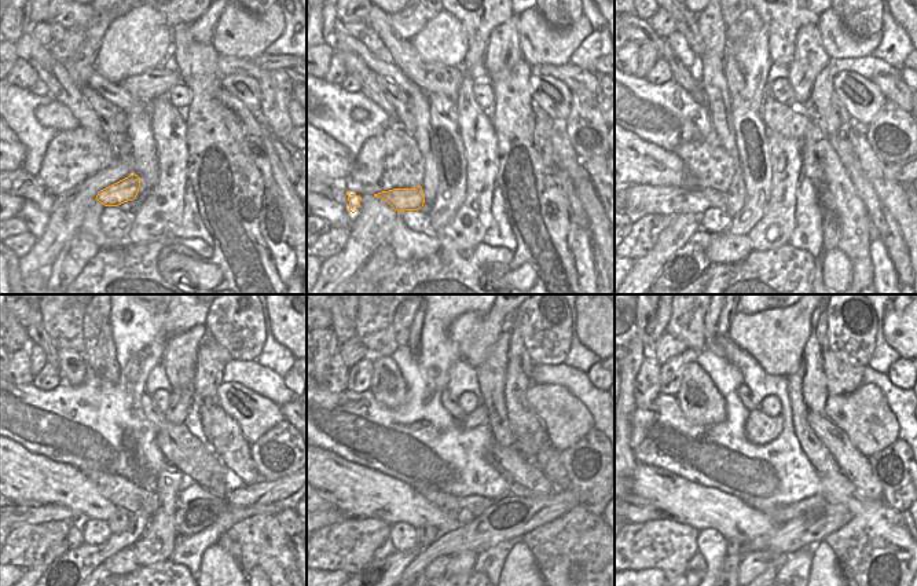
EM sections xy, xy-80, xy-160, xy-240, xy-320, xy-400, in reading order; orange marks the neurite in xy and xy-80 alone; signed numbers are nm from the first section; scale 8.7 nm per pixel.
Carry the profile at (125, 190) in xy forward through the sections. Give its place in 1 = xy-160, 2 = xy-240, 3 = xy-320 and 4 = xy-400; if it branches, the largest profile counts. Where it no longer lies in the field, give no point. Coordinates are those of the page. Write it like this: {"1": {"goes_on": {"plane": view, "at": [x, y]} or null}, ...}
{"1": {"goes_on": {"plane": "xy-160", "at": [642, 200]}}, "2": {"goes_on": {"plane": "xy-240", "at": [33, 513]}}, "3": {"goes_on": {"plane": "xy-320", "at": [334, 515]}}, "4": {"goes_on": null}}

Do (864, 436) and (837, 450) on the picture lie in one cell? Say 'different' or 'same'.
different

